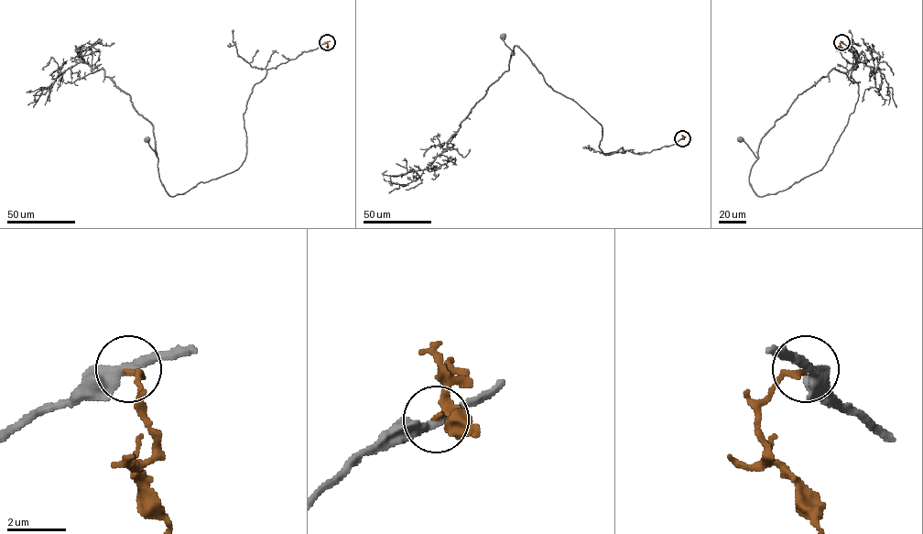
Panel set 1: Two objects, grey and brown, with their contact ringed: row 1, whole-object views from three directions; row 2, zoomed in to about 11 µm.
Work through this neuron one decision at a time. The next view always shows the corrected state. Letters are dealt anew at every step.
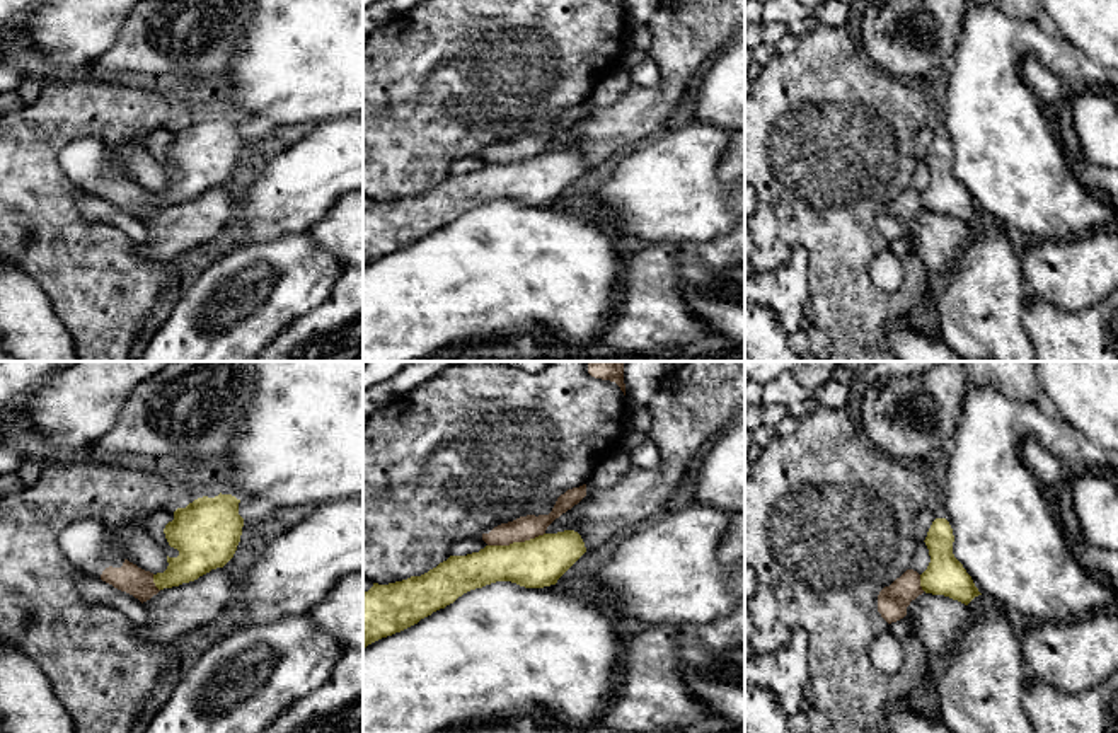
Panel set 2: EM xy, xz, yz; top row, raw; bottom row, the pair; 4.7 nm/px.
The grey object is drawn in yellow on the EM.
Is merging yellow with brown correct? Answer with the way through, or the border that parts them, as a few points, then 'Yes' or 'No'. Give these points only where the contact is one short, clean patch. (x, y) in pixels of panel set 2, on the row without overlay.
Boundary: xz (544, 150), (524, 159), (488, 164). No

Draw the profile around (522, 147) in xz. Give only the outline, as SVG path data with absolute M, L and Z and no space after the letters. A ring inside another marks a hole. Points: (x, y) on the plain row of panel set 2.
M586 102L579 106L568 107L561 113L549 133L527 133L513 140L501 141L494 147L484 148L477 153L479 159L484 159L487 164L510 164L513 160L525 160L544 153L547 145L559 136L562 131L571 128L586 114Z

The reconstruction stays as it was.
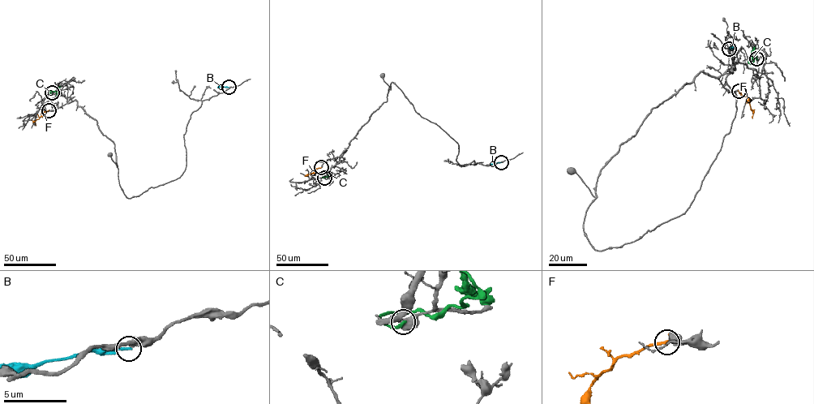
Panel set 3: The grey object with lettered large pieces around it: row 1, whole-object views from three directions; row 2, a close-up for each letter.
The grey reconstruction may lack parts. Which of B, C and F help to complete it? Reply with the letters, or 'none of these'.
F

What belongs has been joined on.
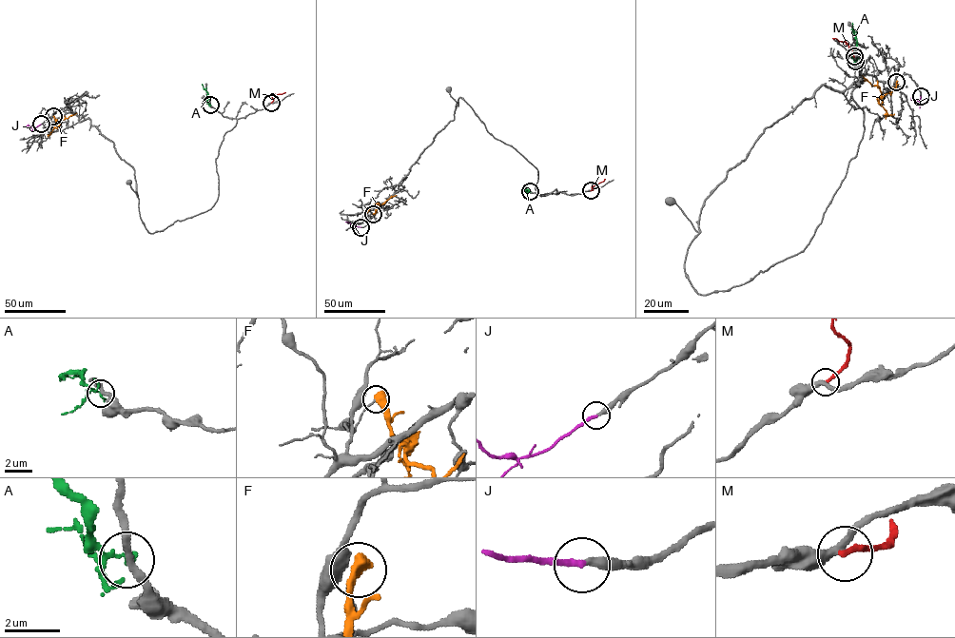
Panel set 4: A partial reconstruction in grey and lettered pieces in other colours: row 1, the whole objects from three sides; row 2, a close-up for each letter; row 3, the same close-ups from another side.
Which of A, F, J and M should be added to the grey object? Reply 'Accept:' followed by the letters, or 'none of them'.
Accept: J

